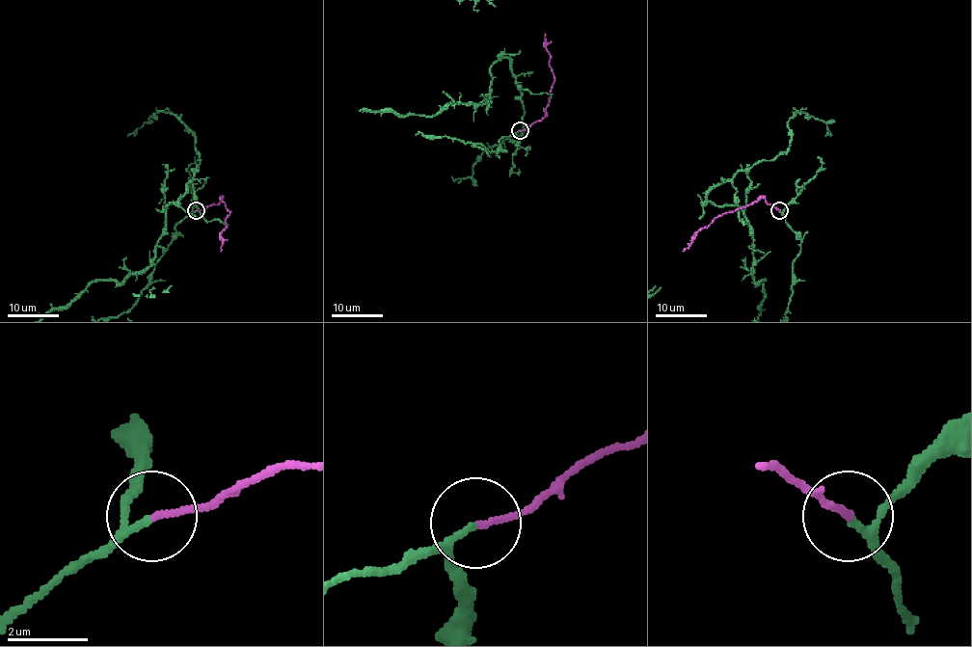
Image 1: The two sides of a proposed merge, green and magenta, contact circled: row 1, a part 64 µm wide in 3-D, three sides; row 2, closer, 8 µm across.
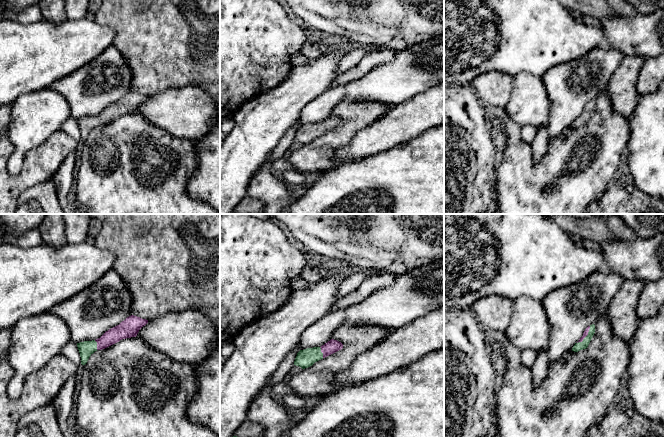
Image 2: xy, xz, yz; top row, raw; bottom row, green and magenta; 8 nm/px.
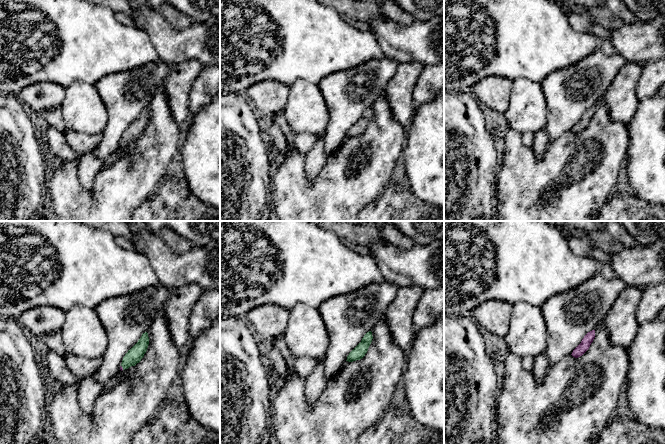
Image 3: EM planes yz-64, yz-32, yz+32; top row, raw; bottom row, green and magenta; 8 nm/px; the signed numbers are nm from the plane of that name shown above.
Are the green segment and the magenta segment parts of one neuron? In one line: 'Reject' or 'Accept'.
Accept

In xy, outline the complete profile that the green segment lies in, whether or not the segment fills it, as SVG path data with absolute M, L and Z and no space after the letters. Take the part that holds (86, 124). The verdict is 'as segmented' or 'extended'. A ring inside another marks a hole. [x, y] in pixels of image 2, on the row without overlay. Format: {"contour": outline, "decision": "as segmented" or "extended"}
{"contour": "M131 91L119 101L106 107L100 114L77 119L81 140L85 141L89 133L97 126L105 125L122 115L136 113L139 106L147 99L148 96Z", "decision": "extended"}

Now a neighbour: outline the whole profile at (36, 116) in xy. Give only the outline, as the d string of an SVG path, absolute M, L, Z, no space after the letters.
M46 88L20 95L11 104L10 122L7 127L7 135L13 146L14 154L7 162L8 171L12 175L20 173L23 166L24 154L47 141L62 124L71 117L71 108L68 101L53 89Z

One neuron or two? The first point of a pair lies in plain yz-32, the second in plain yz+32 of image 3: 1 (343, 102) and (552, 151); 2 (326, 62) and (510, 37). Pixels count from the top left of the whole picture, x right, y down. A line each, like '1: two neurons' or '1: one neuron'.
1: two neurons
2: one neuron

